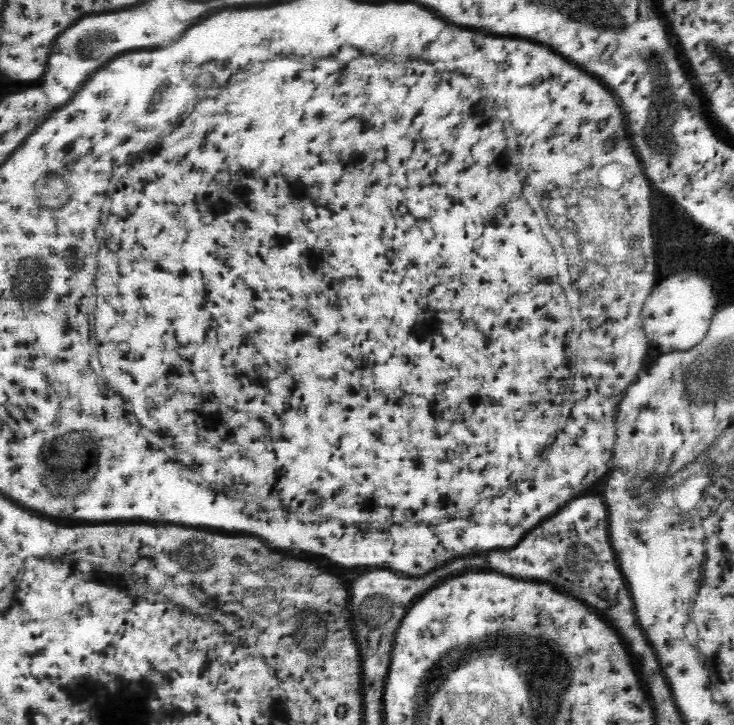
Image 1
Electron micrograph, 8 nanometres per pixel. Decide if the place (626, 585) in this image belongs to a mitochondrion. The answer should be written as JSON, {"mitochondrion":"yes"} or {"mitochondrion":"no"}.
{"mitochondrion":"no"}

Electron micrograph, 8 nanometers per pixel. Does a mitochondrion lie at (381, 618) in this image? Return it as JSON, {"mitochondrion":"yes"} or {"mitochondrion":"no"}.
{"mitochondrion":"yes"}

